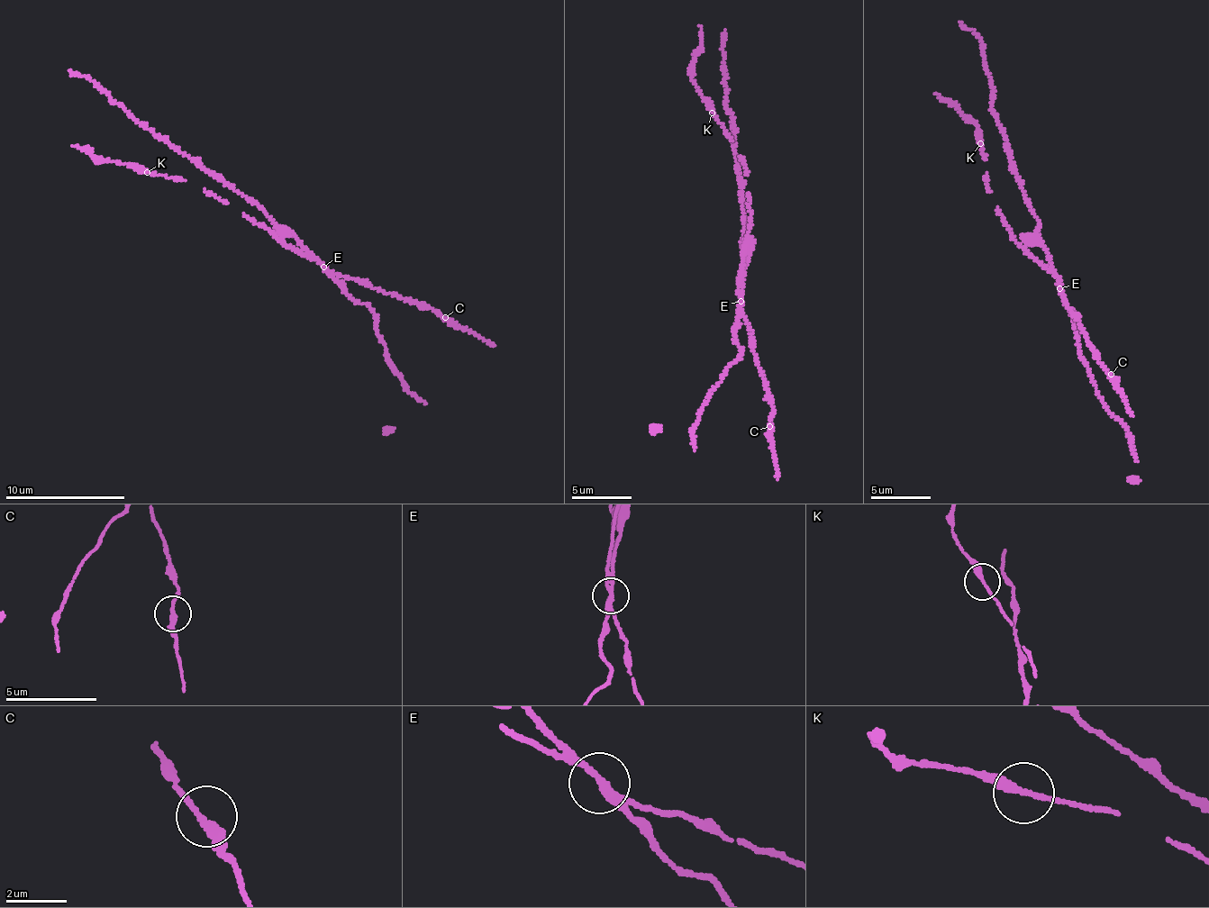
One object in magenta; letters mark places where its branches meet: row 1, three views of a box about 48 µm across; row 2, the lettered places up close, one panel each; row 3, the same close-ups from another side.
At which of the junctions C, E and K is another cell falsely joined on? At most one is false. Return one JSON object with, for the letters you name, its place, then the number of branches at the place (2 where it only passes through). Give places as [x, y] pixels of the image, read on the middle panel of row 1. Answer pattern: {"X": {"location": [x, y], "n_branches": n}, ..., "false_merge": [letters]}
{"E": {"location": [740, 301], "n_branches": 2}, "false_merge": ["E"]}

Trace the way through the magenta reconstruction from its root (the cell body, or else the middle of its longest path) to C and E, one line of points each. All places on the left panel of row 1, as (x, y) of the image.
C: (292, 236), (311, 257), (331, 271), (356, 281), (363, 279), (406, 301), (422, 303), (445, 317)
E: (292, 236), (311, 257), (323, 266)

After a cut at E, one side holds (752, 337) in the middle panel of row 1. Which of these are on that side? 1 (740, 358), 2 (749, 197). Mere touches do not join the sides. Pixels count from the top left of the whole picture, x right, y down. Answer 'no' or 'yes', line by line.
1: no
2: yes

